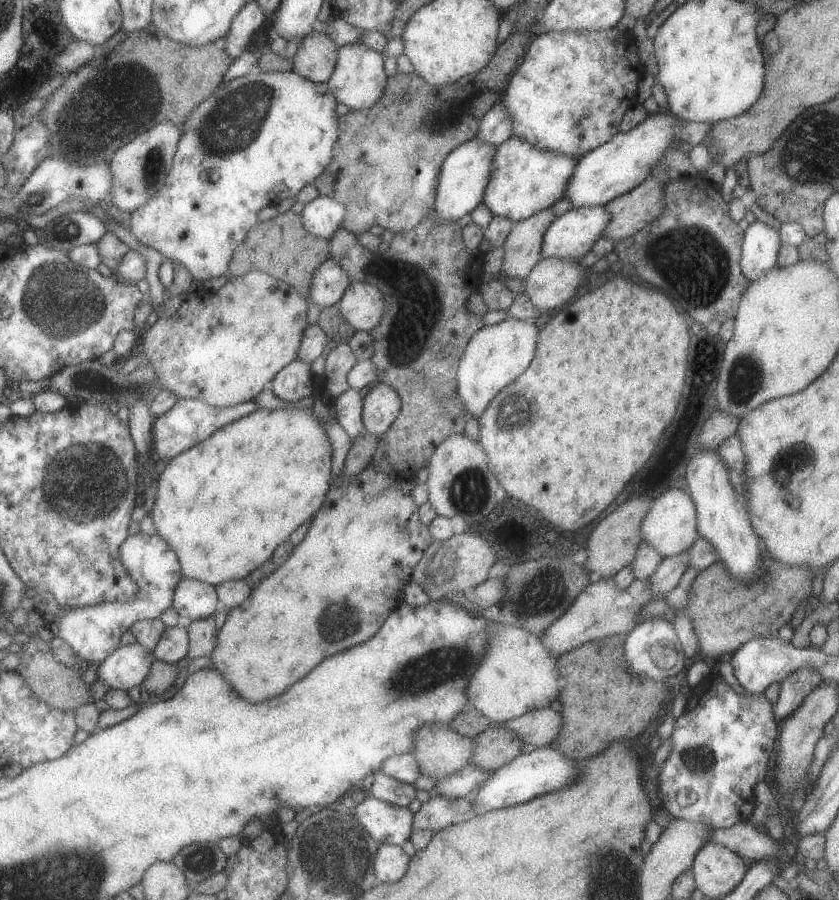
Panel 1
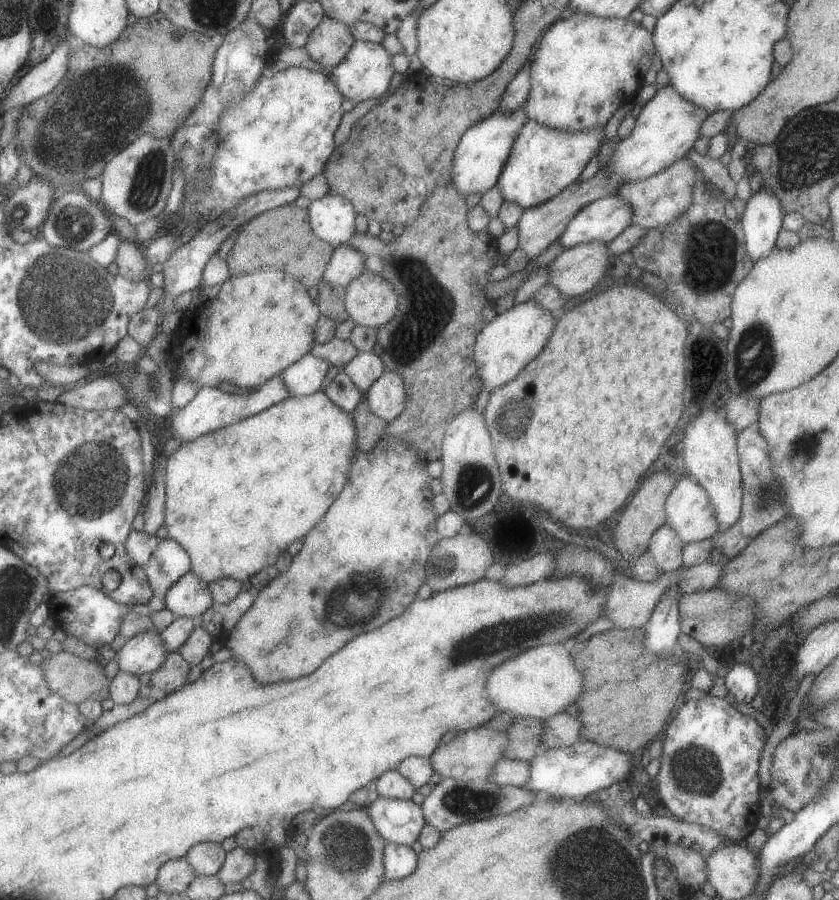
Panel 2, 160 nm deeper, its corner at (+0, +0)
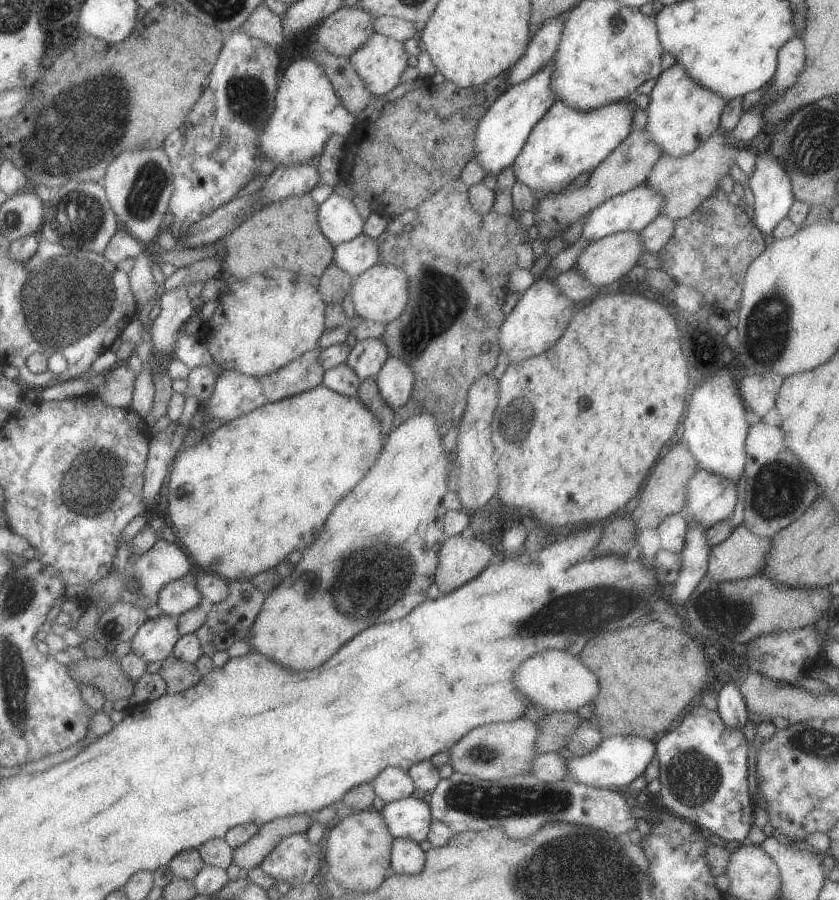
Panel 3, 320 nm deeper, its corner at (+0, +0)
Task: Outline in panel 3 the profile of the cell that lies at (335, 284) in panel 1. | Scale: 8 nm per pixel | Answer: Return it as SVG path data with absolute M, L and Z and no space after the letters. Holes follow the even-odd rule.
M360 233L348 242L333 245L332 261L354 280L361 272L379 263L377 244L372 238Z

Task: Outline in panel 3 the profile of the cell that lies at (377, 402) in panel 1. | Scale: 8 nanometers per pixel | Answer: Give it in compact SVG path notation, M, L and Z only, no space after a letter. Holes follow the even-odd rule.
M393 356L385 360L374 379L379 396L393 409L403 406L410 397L417 397L421 391L411 368Z

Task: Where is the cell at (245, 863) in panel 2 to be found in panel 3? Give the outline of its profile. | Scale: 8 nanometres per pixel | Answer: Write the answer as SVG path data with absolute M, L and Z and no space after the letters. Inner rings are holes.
M307 813L282 816L260 824L257 832L240 847L232 850L232 862L245 872L260 862L283 837L306 833L312 820Z

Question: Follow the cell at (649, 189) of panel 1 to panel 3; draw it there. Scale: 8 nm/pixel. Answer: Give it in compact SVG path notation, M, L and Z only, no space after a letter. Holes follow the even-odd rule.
M718 131L711 135L707 140L695 150L678 157L661 155L657 162L652 166L644 185L656 190L664 203L661 205L660 214L676 220L691 214L703 200L713 191L716 191L720 180L729 175L732 164L739 151L729 137L729 134Z

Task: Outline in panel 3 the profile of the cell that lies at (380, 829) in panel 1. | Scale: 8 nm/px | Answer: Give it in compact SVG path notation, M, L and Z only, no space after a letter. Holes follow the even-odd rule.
M411 795L387 801L379 812L393 838L403 837L416 843L426 839L433 819L429 805Z

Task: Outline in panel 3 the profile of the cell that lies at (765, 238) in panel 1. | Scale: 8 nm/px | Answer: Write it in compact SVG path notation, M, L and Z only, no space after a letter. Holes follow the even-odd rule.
M767 150L755 152L755 164L752 173L748 176L747 184L754 196L753 206L748 210L752 223L759 229L759 232L765 238L766 242L771 240L770 232L774 224L780 221L788 214L793 204L794 196L792 193L792 184L784 169L783 162L773 158Z

